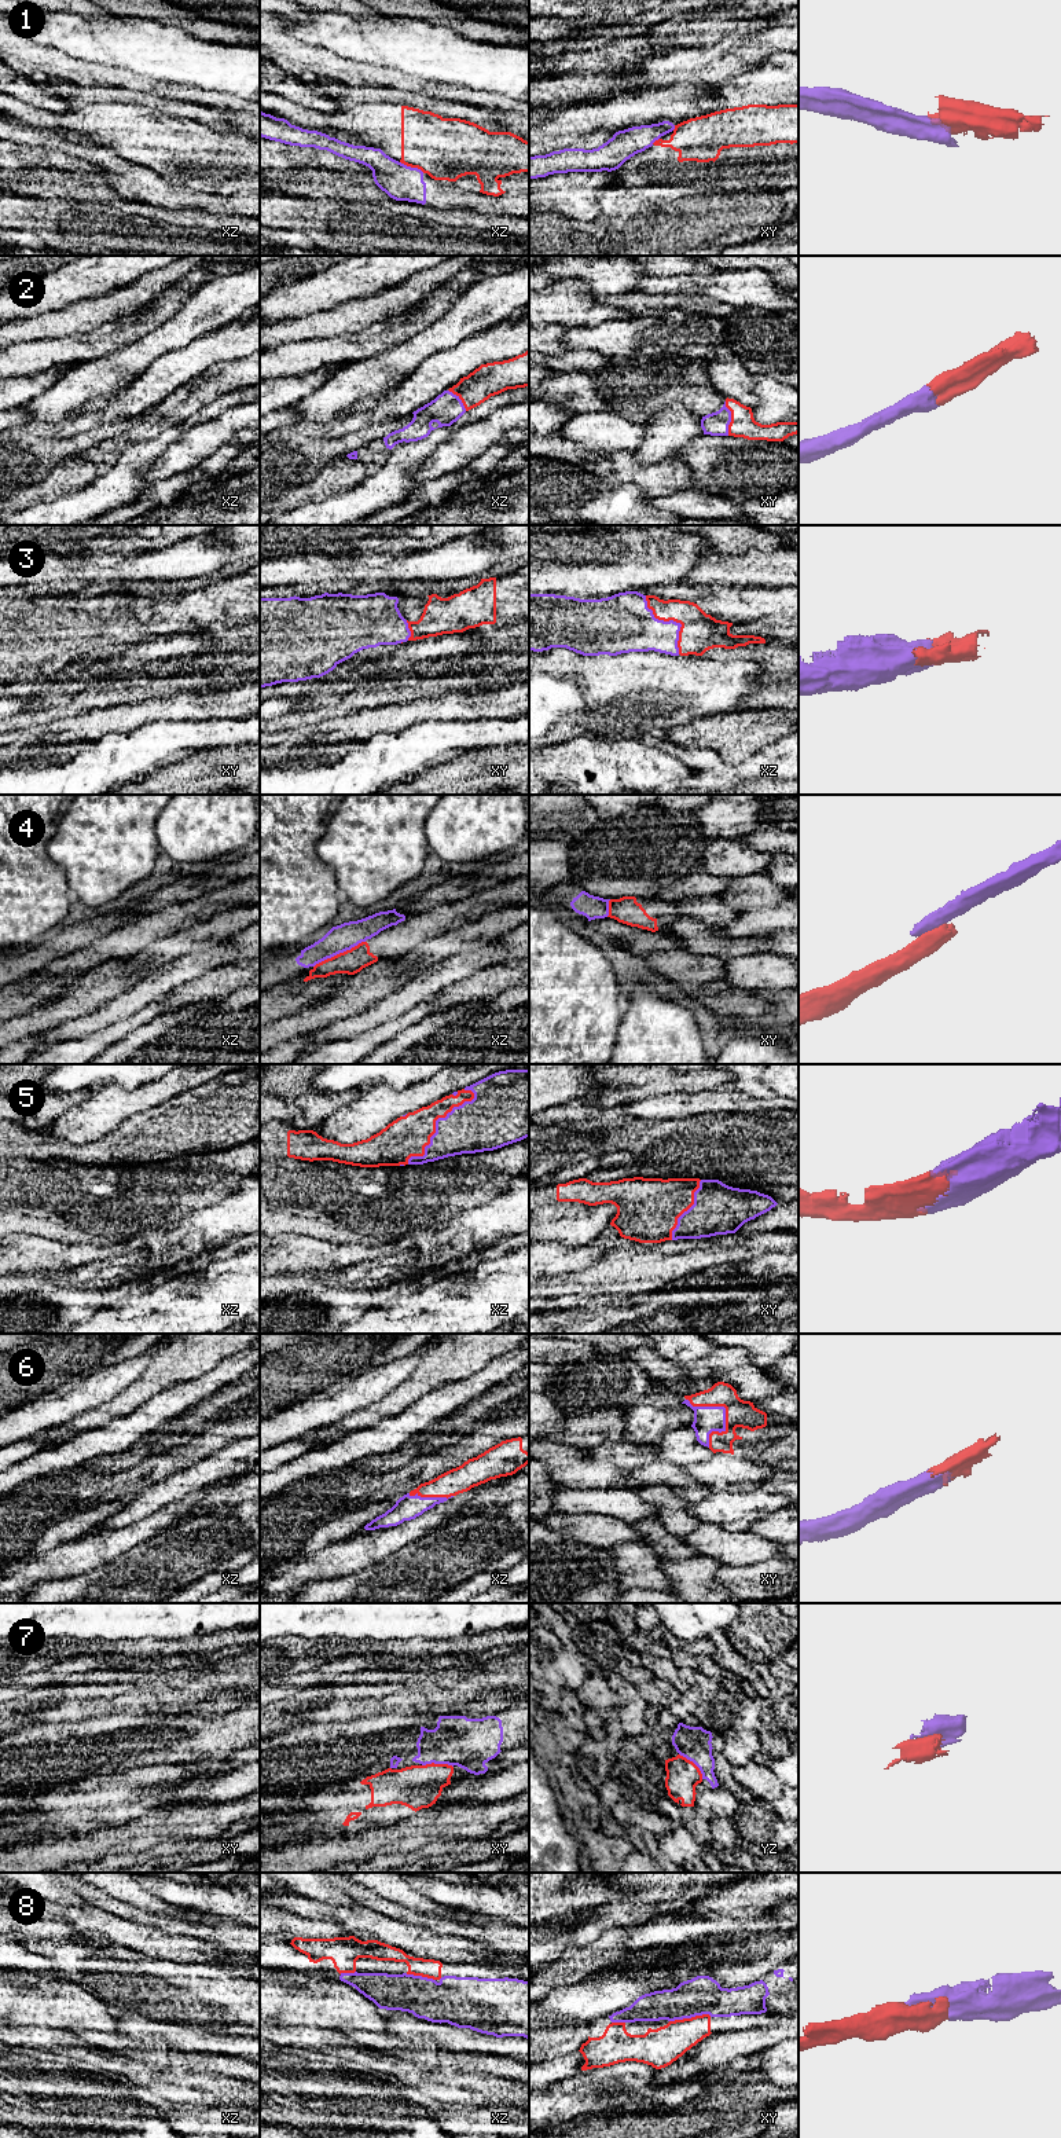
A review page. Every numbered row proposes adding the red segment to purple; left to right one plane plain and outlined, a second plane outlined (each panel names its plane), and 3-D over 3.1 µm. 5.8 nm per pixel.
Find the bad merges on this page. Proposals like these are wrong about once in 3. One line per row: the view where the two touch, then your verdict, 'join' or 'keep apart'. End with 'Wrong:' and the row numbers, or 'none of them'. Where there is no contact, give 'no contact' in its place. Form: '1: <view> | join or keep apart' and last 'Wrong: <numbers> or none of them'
1: xz | keep apart
2: xy | join
3: xz | join
4: xz | keep apart
5: xz | join
6: xy | join
7: xy | keep apart
8: xy | join
Wrong: 1, 4, 7

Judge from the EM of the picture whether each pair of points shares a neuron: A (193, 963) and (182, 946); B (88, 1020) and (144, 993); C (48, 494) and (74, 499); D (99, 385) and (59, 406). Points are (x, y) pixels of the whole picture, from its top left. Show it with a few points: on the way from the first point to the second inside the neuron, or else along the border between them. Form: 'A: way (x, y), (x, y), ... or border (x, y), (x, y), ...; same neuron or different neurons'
A: border (219, 942), (158, 967); different neurons
B: way (102, 1018), (131, 1001); same neuron
C: border (91, 481), (50, 501), (30, 505); different neurons
D: way (90, 385), (81, 387), (69, 396); same neuron

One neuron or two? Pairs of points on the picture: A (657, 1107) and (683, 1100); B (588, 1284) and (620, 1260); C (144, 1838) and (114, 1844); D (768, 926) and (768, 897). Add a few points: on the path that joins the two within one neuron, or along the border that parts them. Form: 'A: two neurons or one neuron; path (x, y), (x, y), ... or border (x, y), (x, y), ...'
A: one neuron; path (664, 1107), (676, 1106)
B: one neuron; path (597, 1280), (612, 1268)
C: one neuron; path (138, 1838), (121, 1838)
D: two neurons; border (784, 899), (775, 905), (751, 906), (741, 910)

